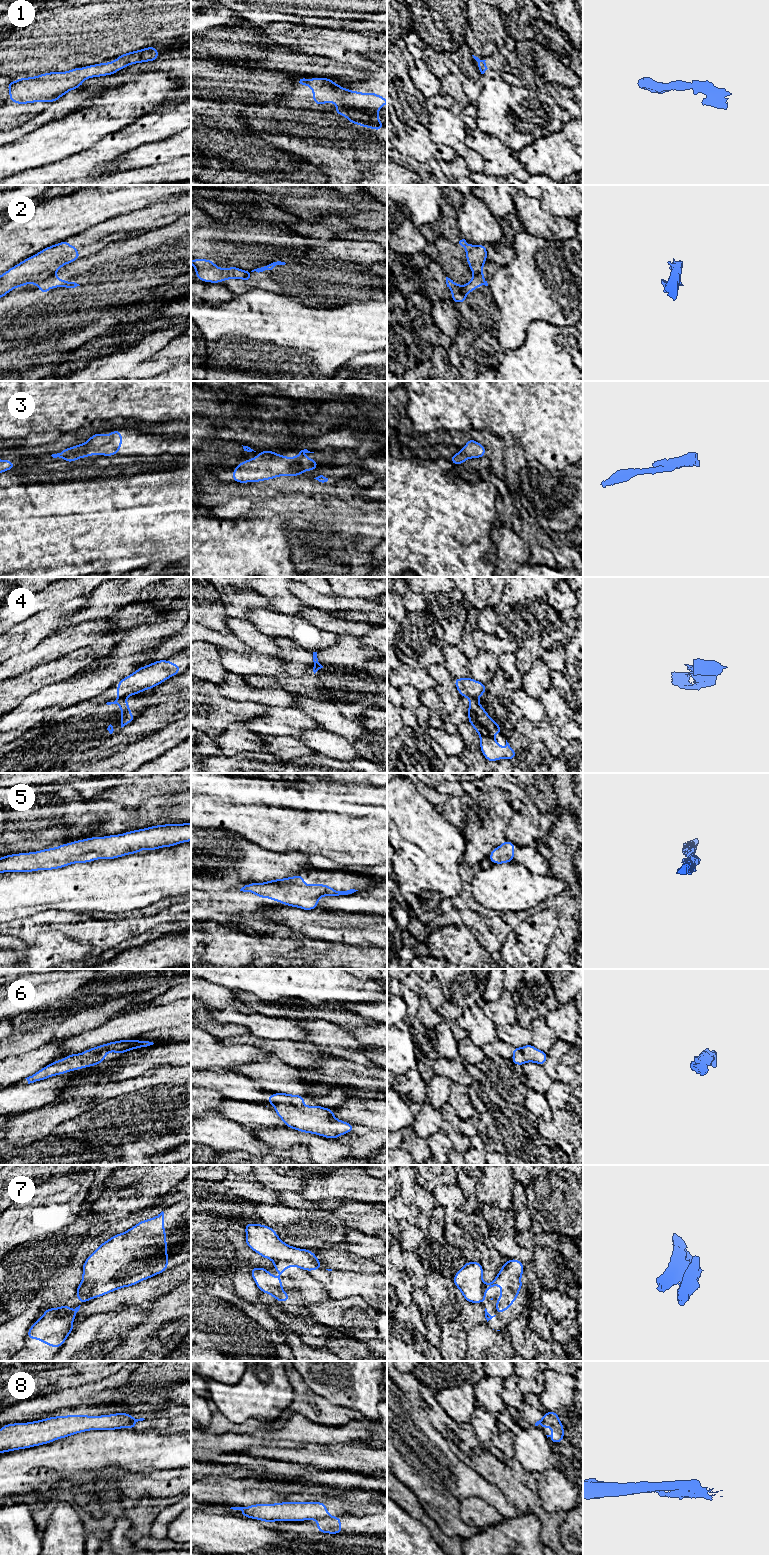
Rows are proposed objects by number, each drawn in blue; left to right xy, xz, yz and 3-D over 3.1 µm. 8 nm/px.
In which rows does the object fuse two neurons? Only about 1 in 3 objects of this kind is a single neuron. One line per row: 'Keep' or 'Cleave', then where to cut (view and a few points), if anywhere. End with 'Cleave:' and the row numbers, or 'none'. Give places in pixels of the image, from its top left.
1: Keep. No split
2: Cleave. Split along xy (53, 274), (36, 285)
3: Keep. No split
4: Cleave. Split along xy (118, 698), (123, 699)
5: Keep. No split
6: Keep. No split
7: Cleave. Split along xy (92, 1281), (93, 1287), (87, 1294), (89, 1299)
8: Cleave. Split along xz (328, 1515), (314, 1519)
Cleave: 2, 4, 7, 8

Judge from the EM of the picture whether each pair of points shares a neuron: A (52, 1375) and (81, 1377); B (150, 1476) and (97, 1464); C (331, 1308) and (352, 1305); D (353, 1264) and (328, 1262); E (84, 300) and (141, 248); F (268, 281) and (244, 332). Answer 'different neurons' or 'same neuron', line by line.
A: same neuron
B: different neurons
C: same neuron
D: same neuron
E: same neuron
F: different neurons

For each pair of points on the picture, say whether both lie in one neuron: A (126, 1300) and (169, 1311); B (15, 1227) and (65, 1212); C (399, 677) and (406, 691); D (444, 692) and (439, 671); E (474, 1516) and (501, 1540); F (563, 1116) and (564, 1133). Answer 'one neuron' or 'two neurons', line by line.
A: two neurons
B: one neuron
C: two neurons
D: one neuron
E: two neurons
F: one neuron

